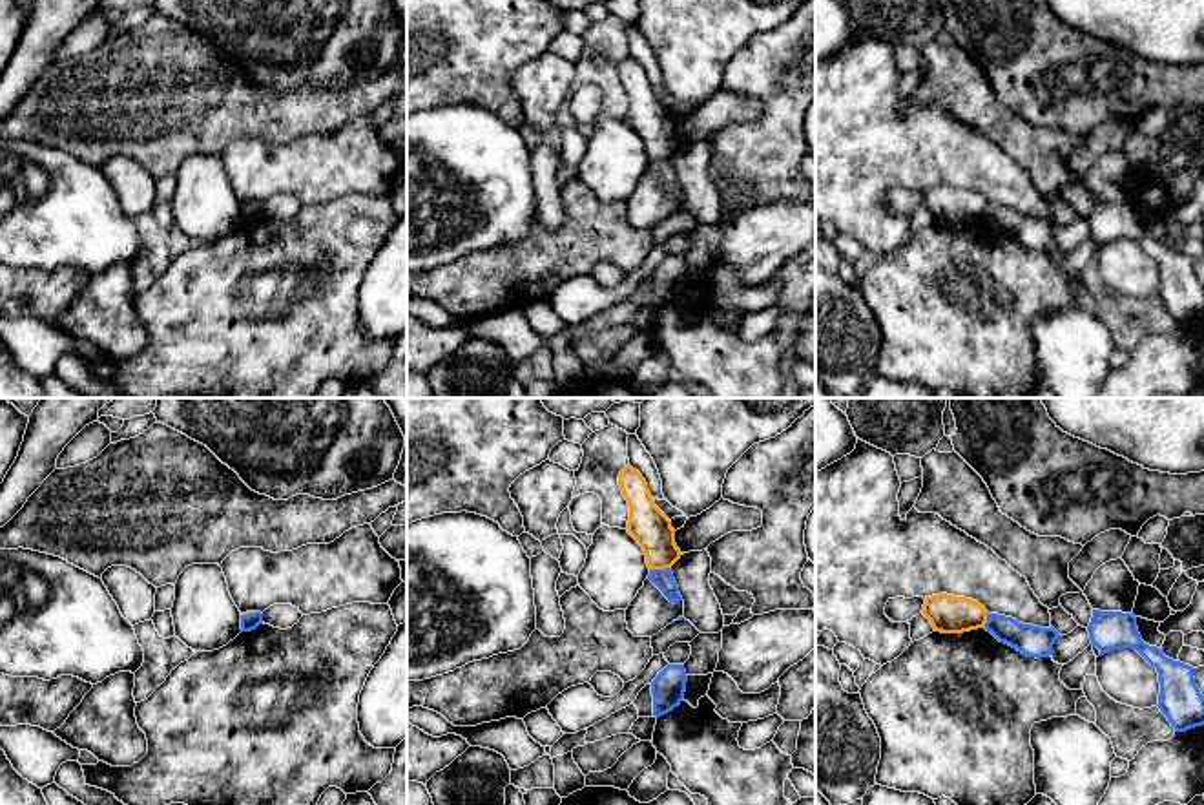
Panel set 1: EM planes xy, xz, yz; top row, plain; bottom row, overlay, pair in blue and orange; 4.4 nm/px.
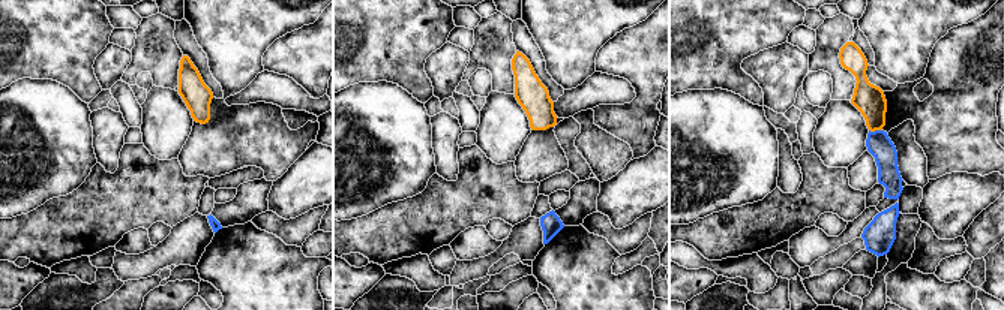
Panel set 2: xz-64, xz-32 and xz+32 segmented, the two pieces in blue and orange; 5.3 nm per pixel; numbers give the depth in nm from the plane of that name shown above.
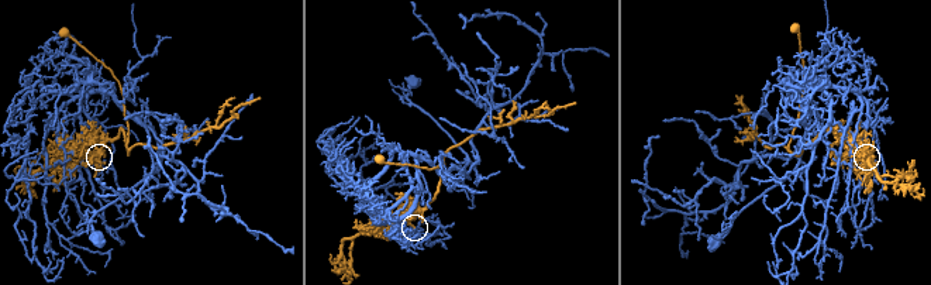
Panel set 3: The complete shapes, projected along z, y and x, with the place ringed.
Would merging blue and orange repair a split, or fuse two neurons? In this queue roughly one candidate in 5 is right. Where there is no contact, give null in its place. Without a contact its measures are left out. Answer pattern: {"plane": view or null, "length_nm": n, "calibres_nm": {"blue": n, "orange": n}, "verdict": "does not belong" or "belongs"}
{"plane": "xz", "length_nm": 90, "calibres_nm": {"blue": 90, "orange": 170}, "verdict": "does not belong"}

